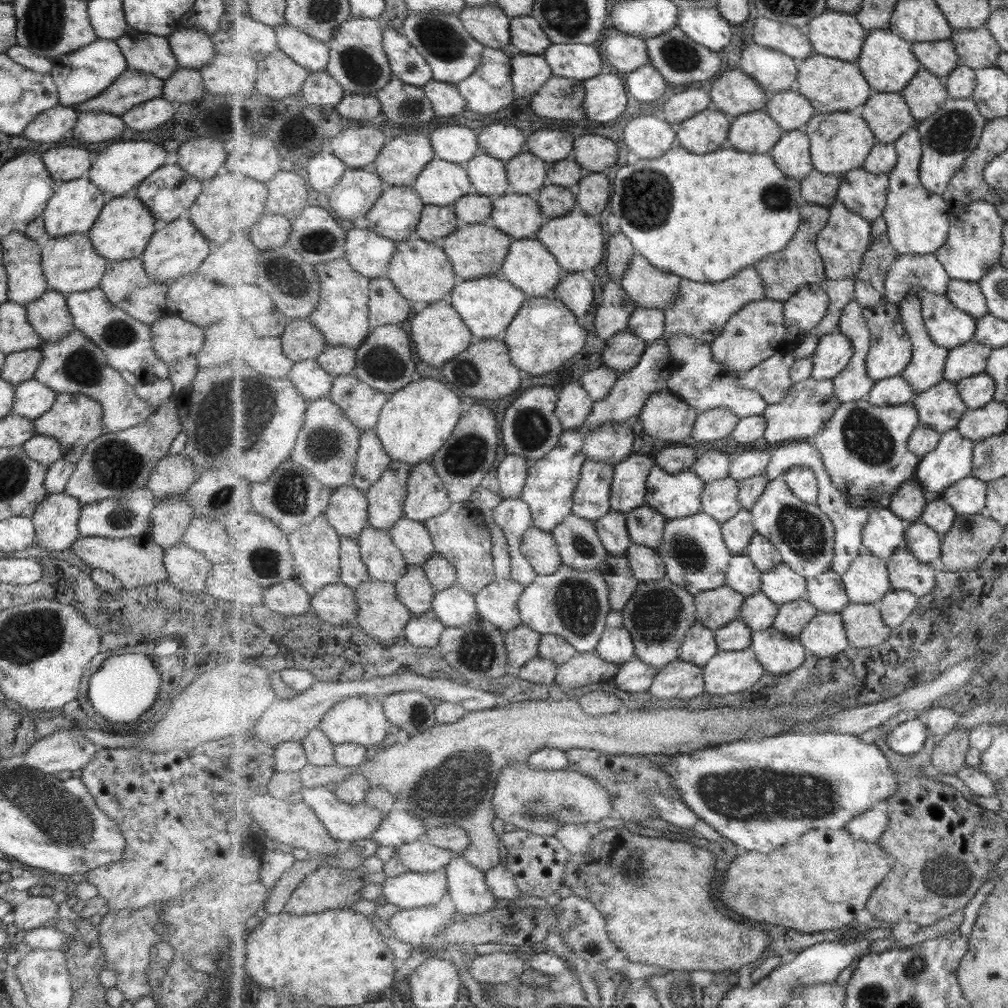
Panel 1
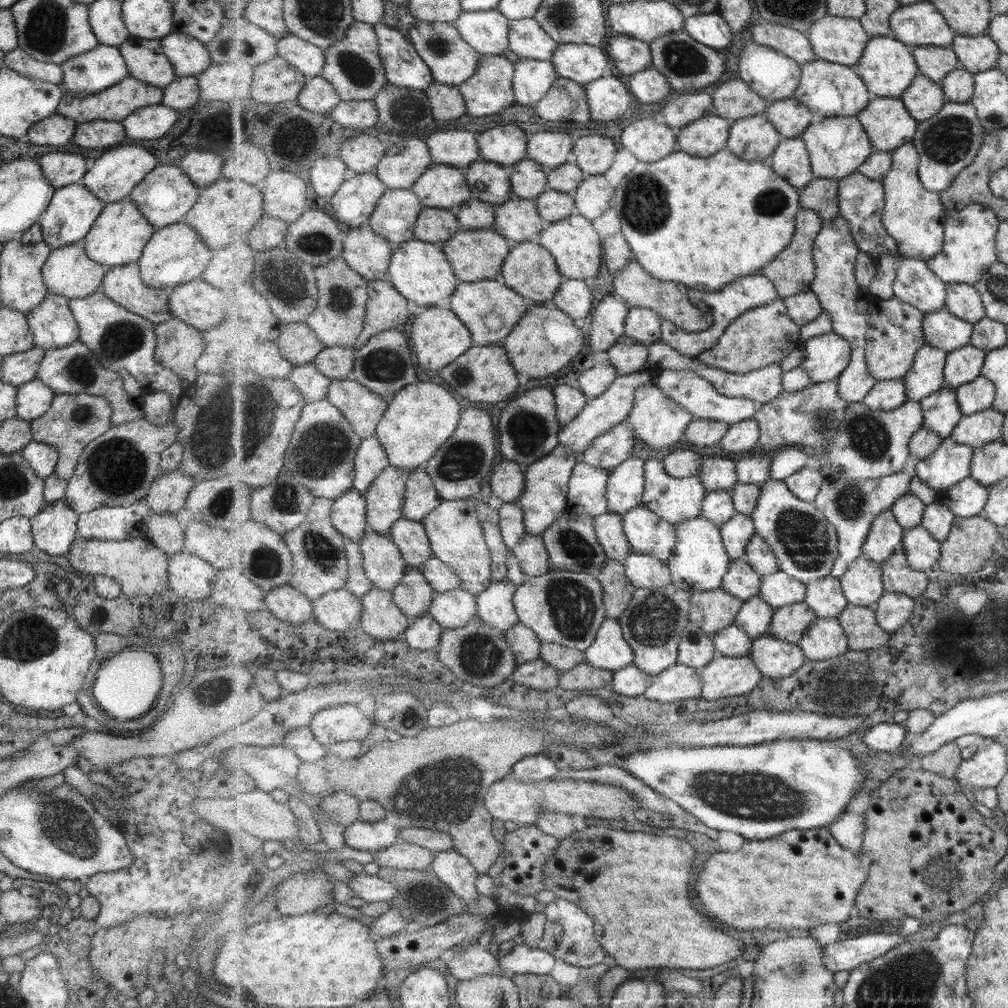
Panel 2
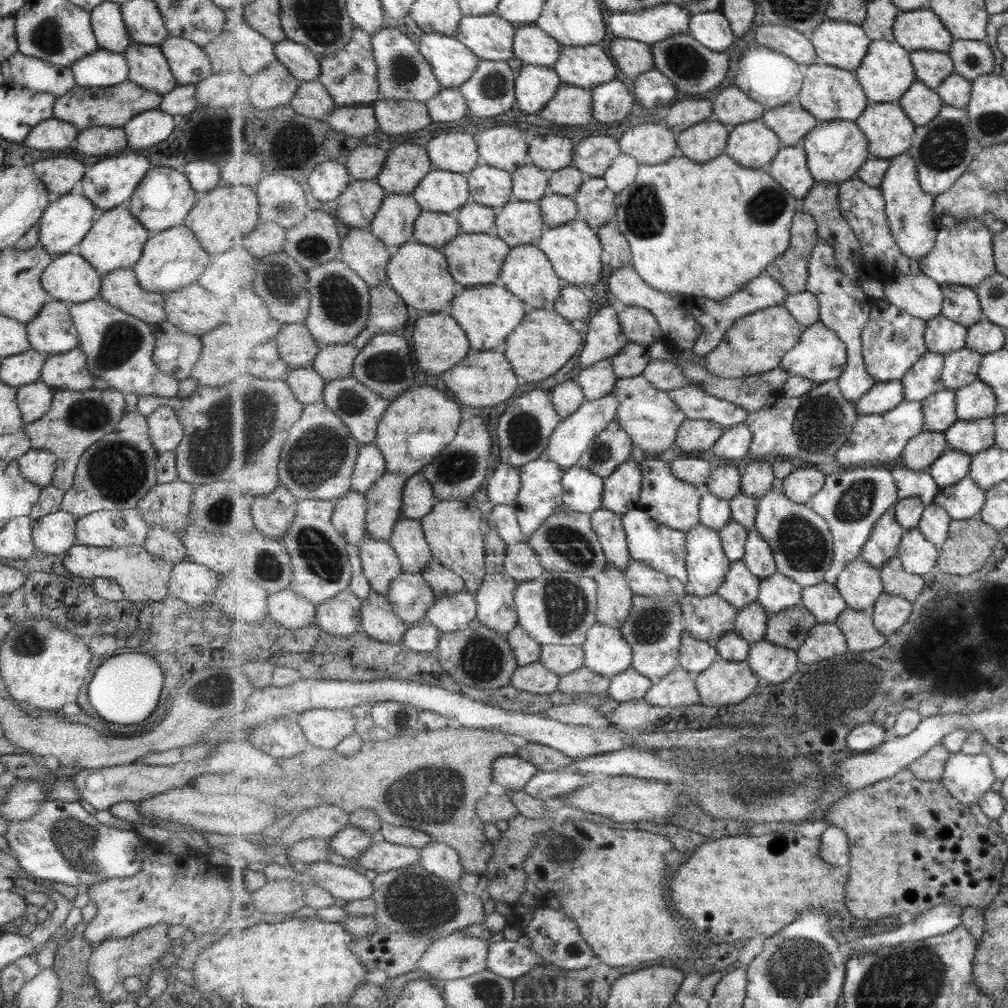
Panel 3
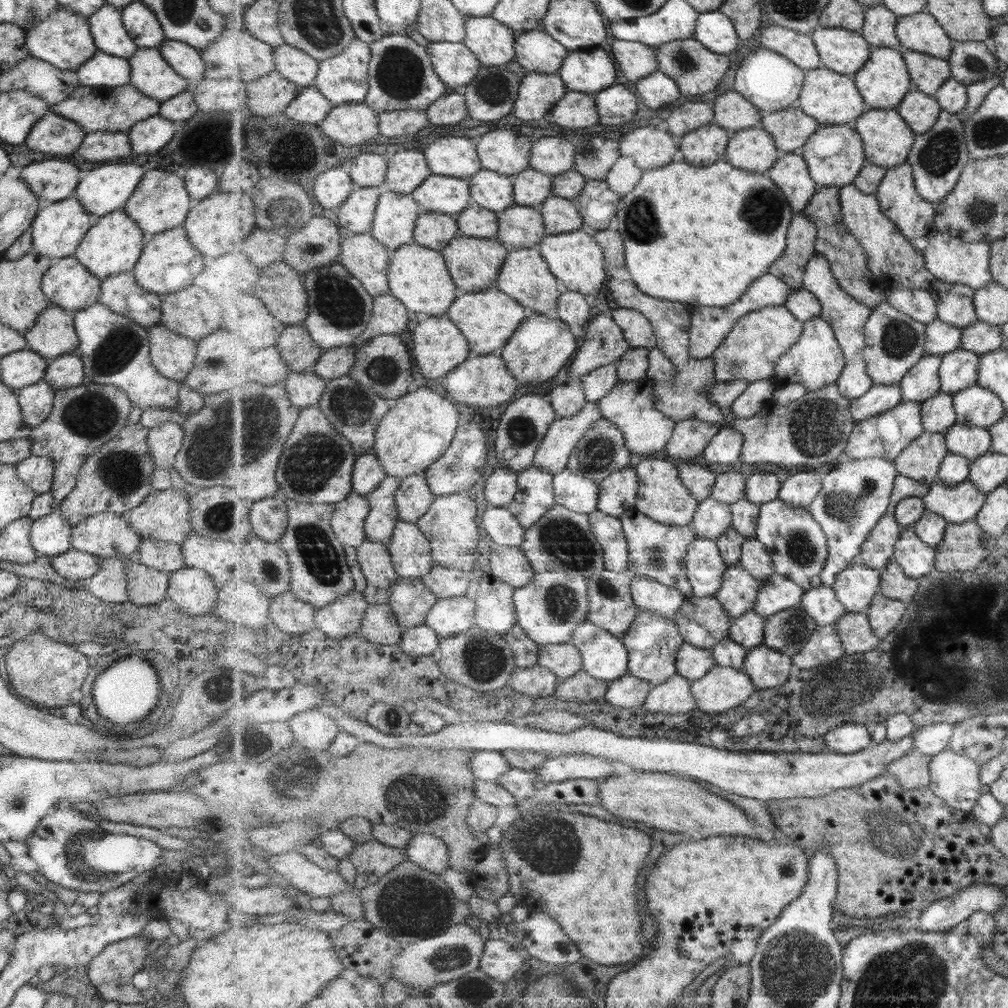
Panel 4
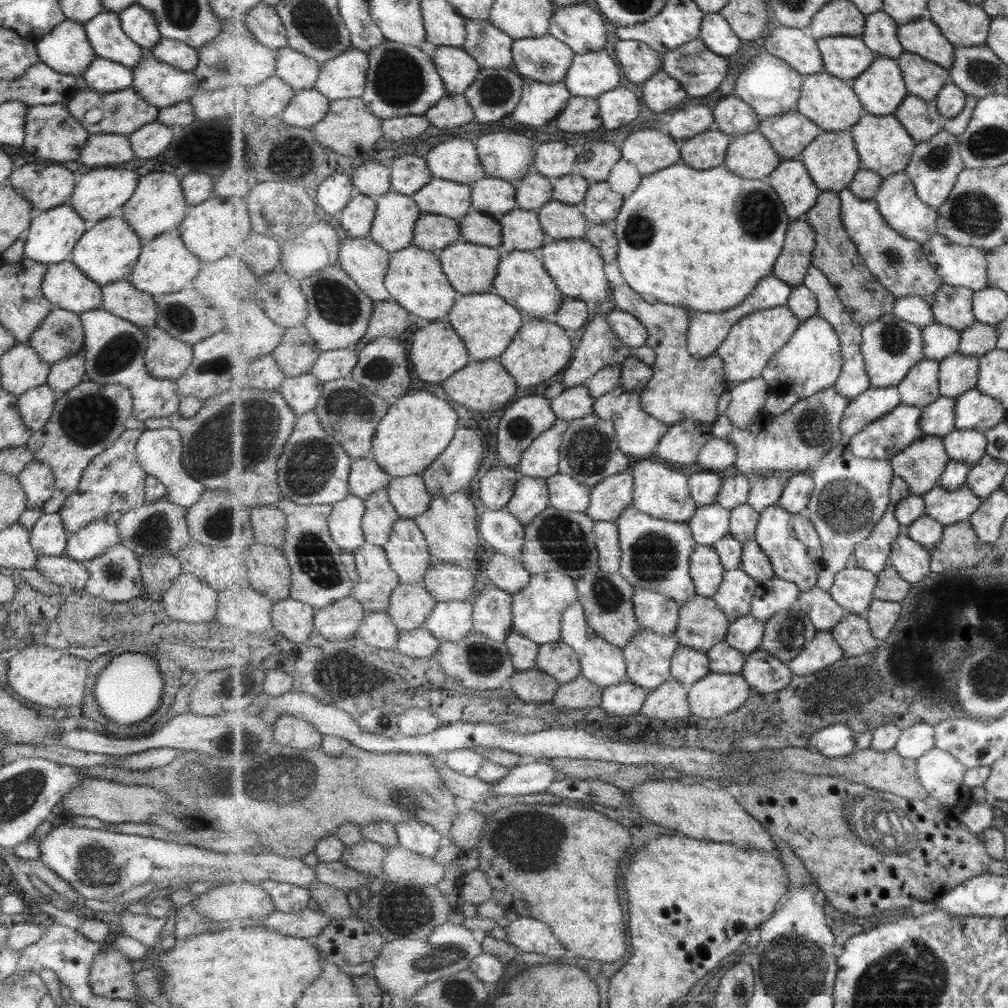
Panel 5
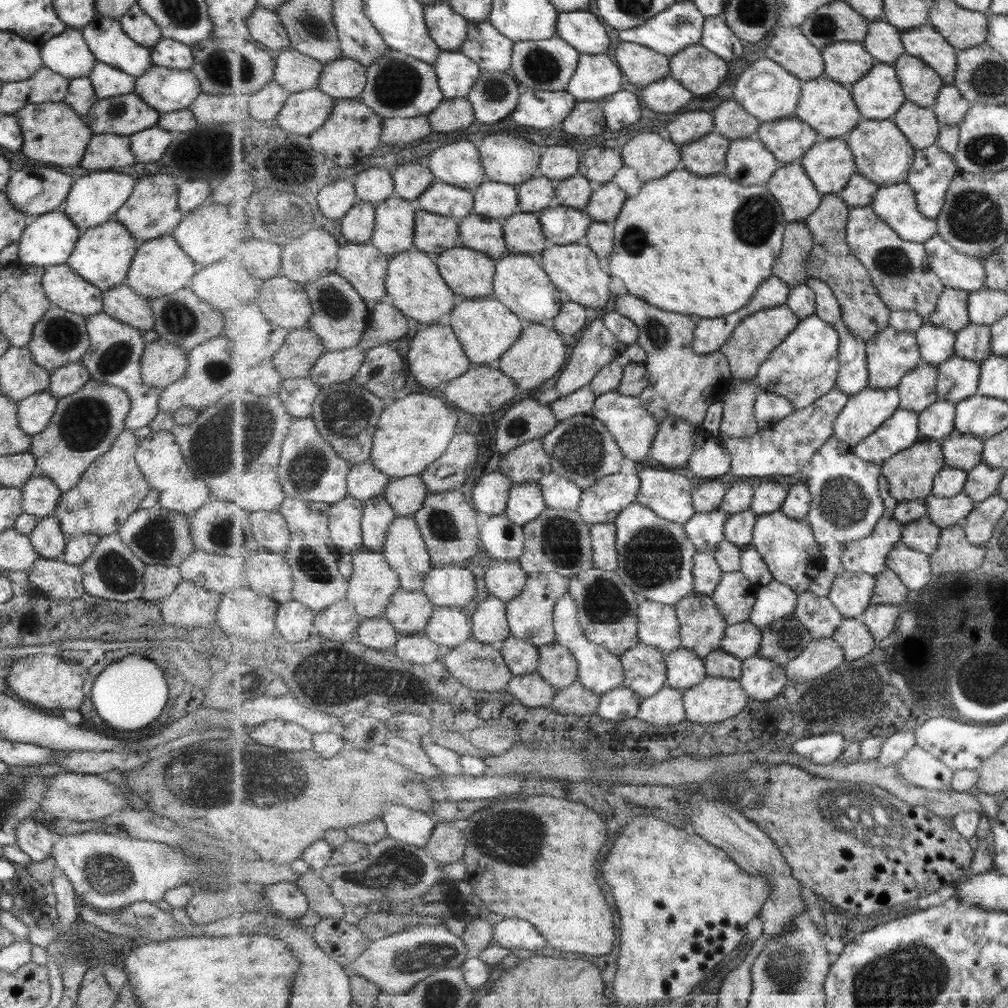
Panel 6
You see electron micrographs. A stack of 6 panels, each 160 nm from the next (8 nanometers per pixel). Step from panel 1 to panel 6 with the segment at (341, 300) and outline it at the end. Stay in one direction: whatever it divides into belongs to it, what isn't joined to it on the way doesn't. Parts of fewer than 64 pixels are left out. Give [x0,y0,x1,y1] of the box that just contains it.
[305,271,372,351]

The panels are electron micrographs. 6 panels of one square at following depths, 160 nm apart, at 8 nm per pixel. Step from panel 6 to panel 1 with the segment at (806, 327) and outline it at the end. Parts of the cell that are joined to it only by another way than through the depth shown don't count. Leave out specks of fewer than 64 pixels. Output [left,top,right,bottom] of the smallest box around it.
[812,331,854,380]

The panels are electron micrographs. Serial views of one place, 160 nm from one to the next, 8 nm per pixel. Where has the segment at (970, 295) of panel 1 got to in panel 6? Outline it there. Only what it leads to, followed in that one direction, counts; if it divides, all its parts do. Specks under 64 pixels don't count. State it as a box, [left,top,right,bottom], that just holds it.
[930,287,971,333]

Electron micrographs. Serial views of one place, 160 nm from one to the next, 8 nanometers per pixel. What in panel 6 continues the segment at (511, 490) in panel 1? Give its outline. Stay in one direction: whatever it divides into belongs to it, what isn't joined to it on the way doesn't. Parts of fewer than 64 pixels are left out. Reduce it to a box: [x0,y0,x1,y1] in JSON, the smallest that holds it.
[471,471,515,516]

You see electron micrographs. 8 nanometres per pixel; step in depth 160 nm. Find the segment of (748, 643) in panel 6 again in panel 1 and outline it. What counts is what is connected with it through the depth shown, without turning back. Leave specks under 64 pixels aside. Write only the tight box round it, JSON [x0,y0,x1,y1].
[740,590,780,631]

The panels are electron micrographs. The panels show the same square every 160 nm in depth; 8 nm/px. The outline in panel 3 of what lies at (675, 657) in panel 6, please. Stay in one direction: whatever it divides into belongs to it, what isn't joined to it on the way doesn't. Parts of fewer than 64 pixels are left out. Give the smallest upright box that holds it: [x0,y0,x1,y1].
[680,631,720,675]

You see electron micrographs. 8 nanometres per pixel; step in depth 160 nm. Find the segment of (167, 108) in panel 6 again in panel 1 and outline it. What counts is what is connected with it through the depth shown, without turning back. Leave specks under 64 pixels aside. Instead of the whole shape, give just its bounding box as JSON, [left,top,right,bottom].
[114,27,179,81]

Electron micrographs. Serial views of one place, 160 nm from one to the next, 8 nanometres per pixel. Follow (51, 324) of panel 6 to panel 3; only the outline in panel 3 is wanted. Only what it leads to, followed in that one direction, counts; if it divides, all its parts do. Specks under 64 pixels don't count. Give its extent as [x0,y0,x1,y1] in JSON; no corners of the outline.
[25,299,78,355]

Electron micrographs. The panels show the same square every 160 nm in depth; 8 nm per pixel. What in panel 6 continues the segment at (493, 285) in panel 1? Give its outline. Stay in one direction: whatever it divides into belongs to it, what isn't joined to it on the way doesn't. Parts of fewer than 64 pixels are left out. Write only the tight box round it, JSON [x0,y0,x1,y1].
[450,296,523,365]

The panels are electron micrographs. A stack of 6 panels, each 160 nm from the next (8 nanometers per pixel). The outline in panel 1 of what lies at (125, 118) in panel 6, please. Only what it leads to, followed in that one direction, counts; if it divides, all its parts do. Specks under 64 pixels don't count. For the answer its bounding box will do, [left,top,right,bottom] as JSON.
[71,69,163,117]

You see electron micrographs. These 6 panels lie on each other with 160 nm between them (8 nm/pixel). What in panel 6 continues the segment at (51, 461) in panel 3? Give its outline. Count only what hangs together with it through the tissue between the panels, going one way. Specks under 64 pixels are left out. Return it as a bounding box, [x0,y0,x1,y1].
[19,473,61,520]

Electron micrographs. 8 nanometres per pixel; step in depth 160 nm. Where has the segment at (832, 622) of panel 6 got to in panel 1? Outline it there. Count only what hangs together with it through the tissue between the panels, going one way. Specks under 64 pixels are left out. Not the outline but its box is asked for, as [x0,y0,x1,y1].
[807,568,851,613]

